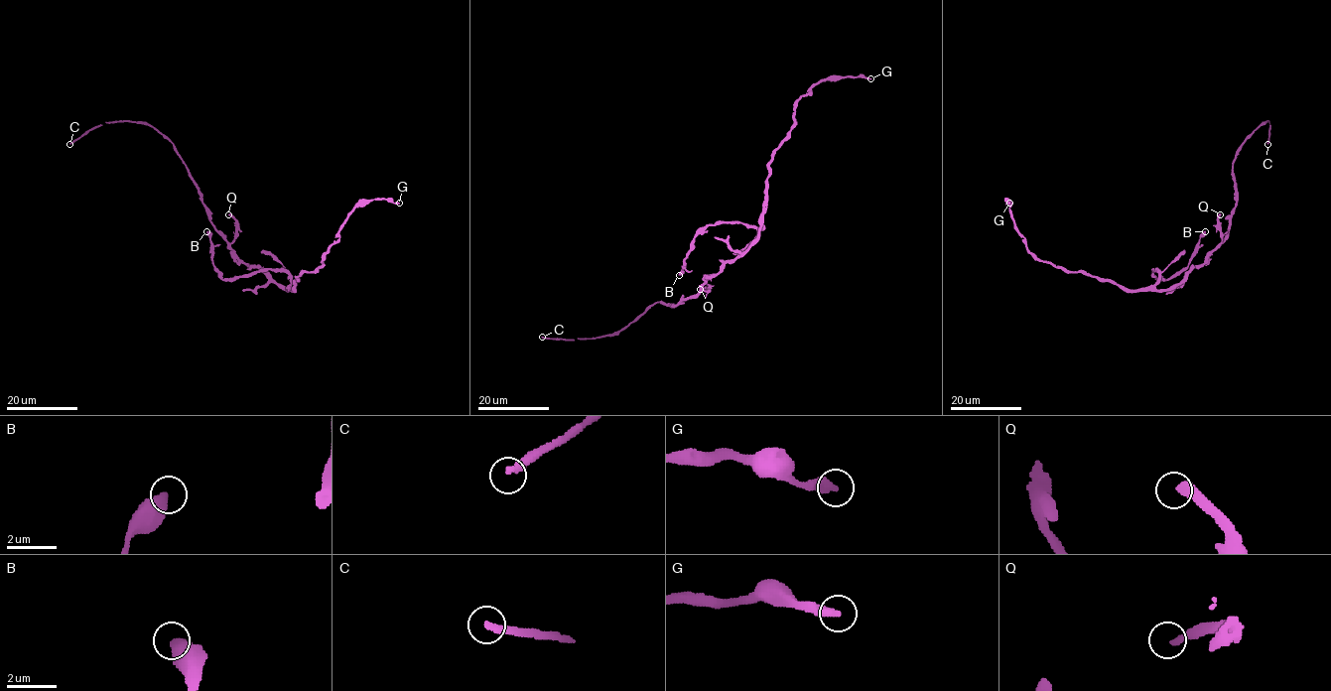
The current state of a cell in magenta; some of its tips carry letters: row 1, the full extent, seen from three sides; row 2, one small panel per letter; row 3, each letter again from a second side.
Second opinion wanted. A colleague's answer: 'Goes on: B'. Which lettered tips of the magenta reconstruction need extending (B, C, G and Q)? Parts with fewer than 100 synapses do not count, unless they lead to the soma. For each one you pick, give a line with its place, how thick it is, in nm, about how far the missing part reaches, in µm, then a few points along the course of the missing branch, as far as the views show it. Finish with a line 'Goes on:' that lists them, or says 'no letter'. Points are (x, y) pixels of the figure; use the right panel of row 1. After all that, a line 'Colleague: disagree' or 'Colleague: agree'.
C: (1267, 144) | 220 nm | 130 µm | (1267, 144), (1245, 179), (1243, 241), (1196, 304), (1190, 324), (1177, 331), (1171, 319), (1237, 253), (1240, 224)
Goes on: C
Colleague: disagree

